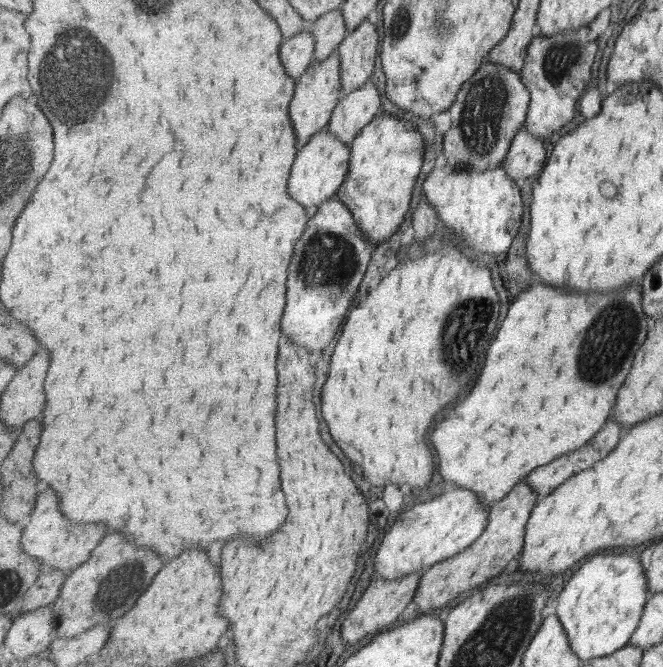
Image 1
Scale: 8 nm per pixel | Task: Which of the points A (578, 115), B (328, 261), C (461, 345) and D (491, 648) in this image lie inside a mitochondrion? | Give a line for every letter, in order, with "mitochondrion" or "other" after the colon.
A: other
B: mitochondrion
C: mitochondrion
D: mitochondrion

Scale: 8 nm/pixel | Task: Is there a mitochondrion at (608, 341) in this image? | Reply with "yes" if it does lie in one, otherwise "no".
yes

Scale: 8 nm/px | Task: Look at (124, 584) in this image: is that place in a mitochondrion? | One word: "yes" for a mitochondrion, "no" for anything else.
yes

